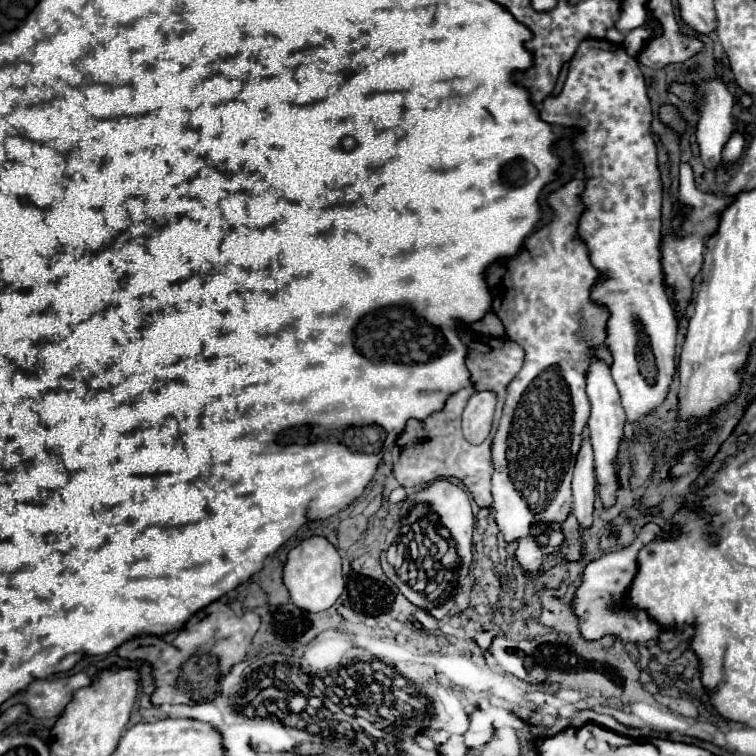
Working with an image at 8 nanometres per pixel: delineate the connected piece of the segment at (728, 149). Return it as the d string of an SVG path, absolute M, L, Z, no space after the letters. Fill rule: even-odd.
M733 131L731 133L731 137L727 139L727 143L725 143L725 147L723 147L723 163L725 165L735 165L735 163L739 163L739 159L741 159L741 155L743 155L743 151L745 151L745 137L743 137L743 133L739 133L739 131Z

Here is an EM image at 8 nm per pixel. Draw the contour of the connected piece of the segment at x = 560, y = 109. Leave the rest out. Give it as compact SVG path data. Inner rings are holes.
M583 39L569 63L563 91L557 97L547 97L541 105L539 115L549 125L571 127L579 131L577 137L573 137L573 149L579 153L585 165L587 183L579 197L583 203L583 213L577 227L577 239L587 245L589 259L599 271L599 277L591 287L591 301L607 307L609 311L605 325L605 345L613 357L611 373L621 393L621 403L627 419L635 421L665 401L675 373L677 335L677 319L663 285L659 249L663 185L657 169L657 149L651 133L651 101L647 97L647 85L639 63L631 55L627 55L623 45L613 45L607 39Z

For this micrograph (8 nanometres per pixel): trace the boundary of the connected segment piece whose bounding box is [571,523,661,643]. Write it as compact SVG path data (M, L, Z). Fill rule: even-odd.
M647 523L641 527L641 531L637 533L637 537L633 539L631 545L623 547L621 551L605 553L585 567L583 577L581 577L581 585L575 589L575 597L571 601L573 613L579 621L581 637L585 637L587 641L597 641L605 635L613 635L613 637L621 639L623 643L647 643L649 639L655 639L659 635L661 627L653 619L649 619L649 615L645 611L631 609L623 603L627 587L637 571L639 549L643 545L647 545L649 541L653 541L659 533L661 533L659 525Z

